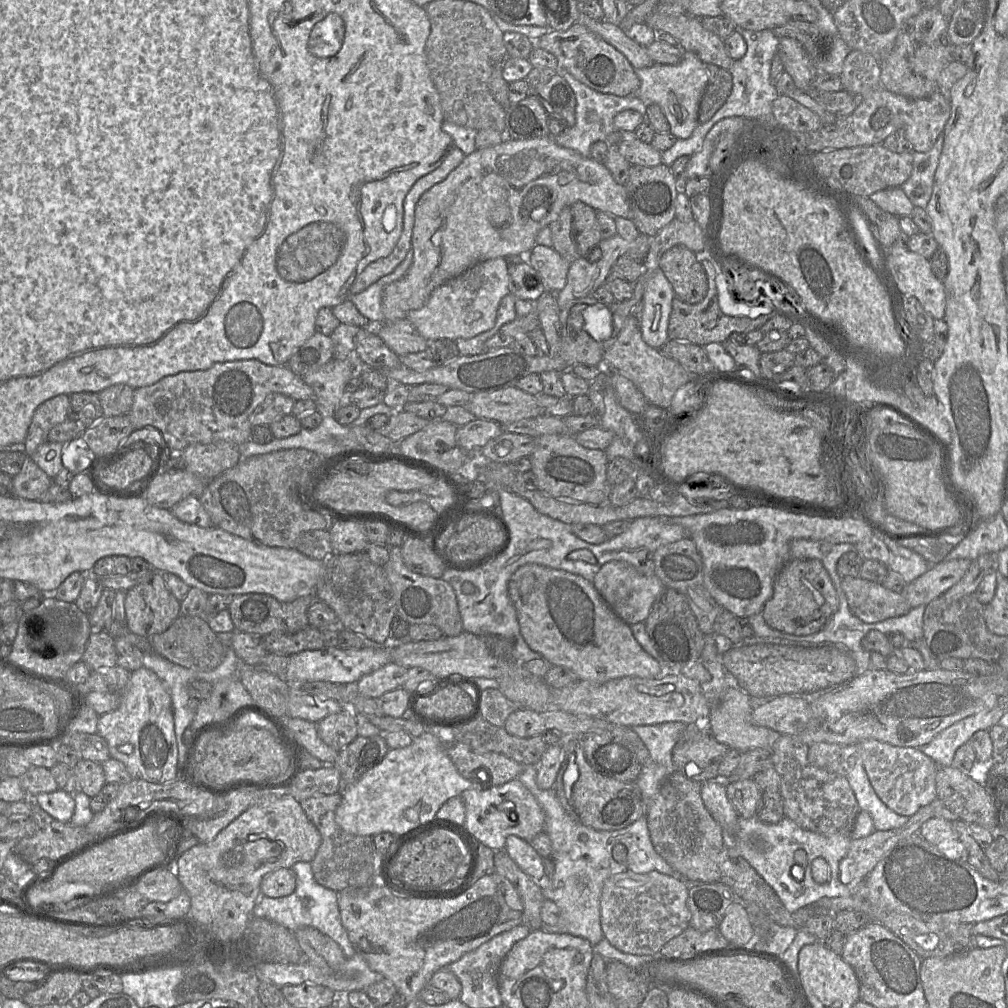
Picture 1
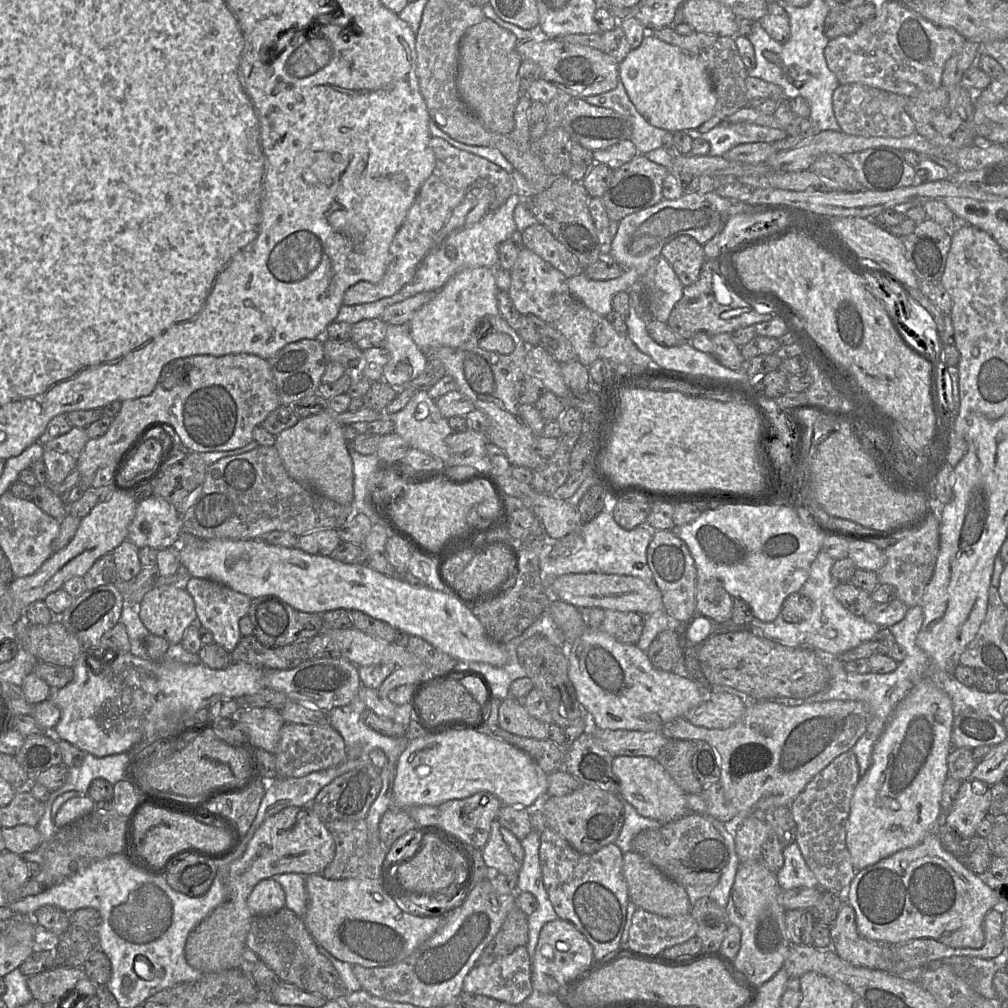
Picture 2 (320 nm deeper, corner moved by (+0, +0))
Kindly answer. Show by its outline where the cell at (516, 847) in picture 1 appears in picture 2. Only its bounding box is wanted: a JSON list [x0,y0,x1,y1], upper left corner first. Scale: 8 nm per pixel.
[481,819,524,873]

